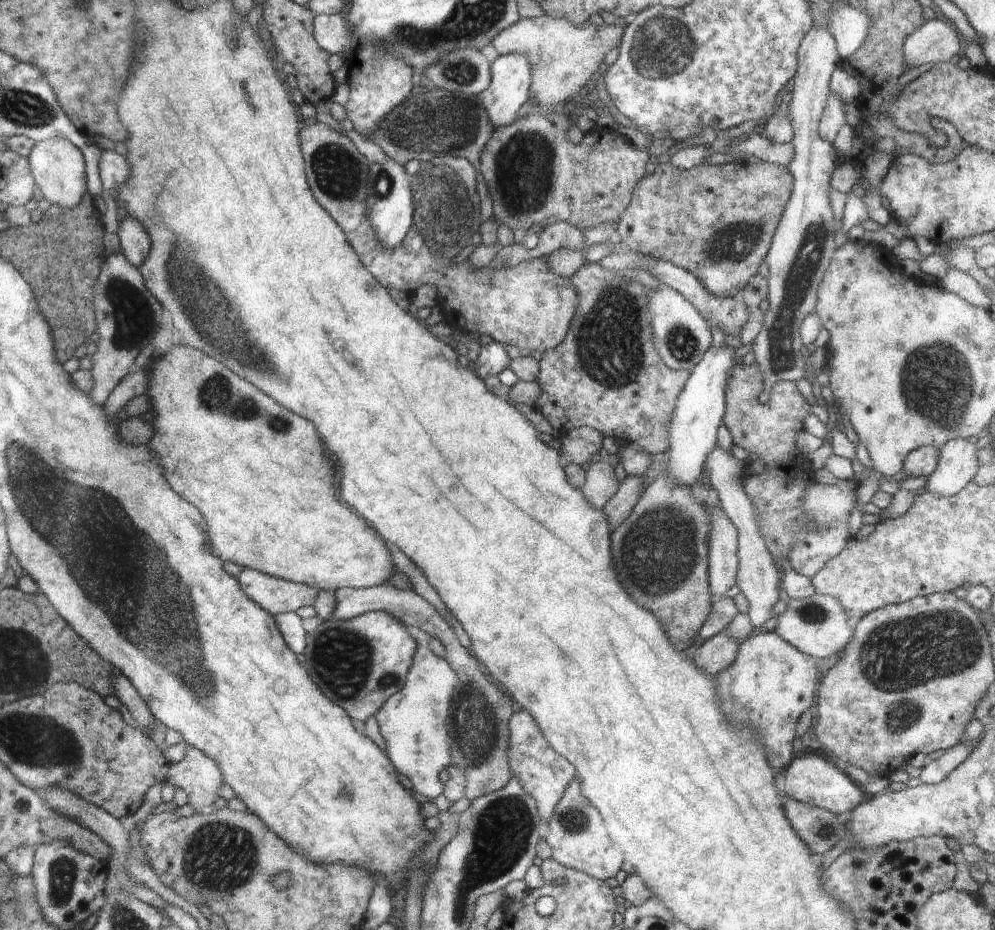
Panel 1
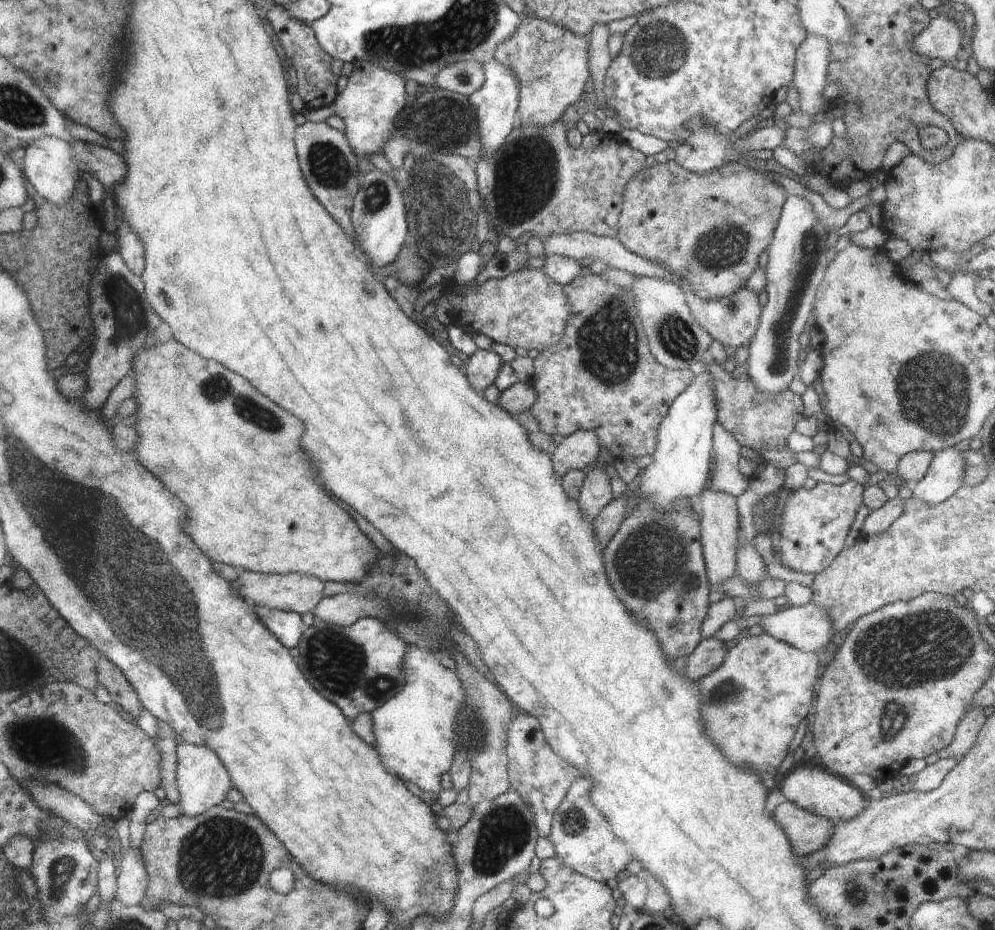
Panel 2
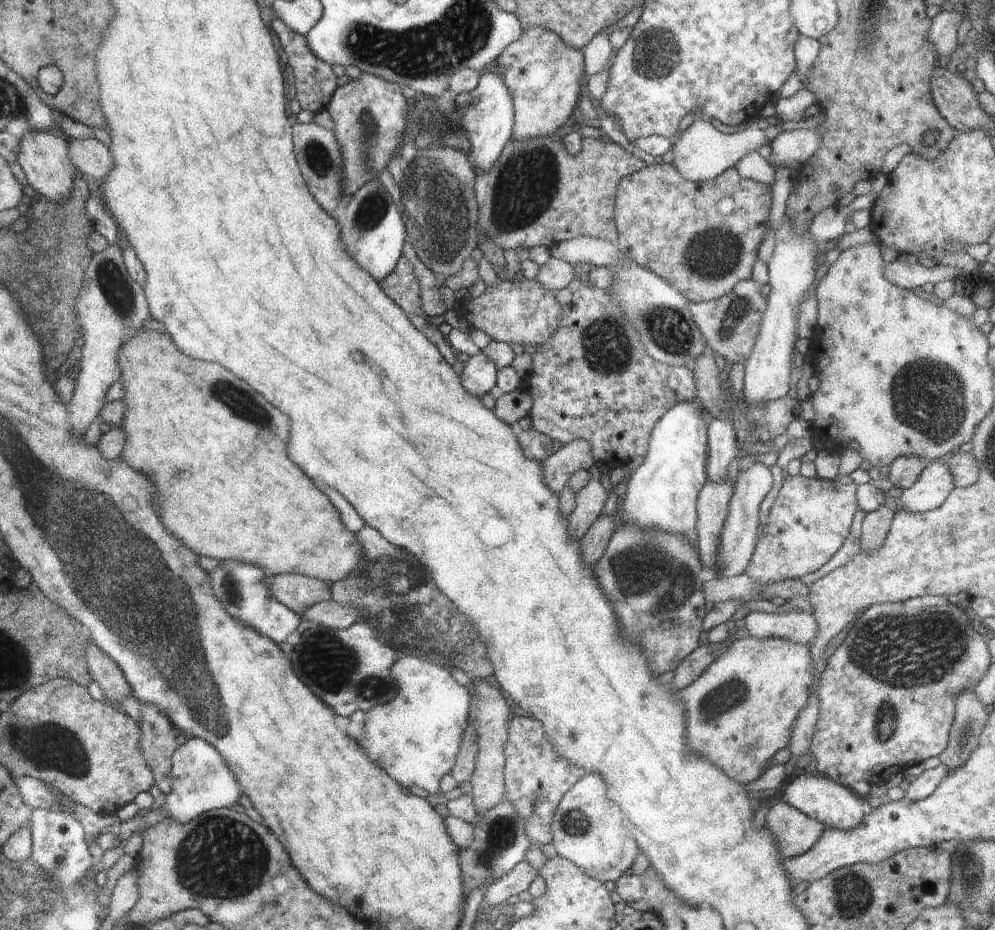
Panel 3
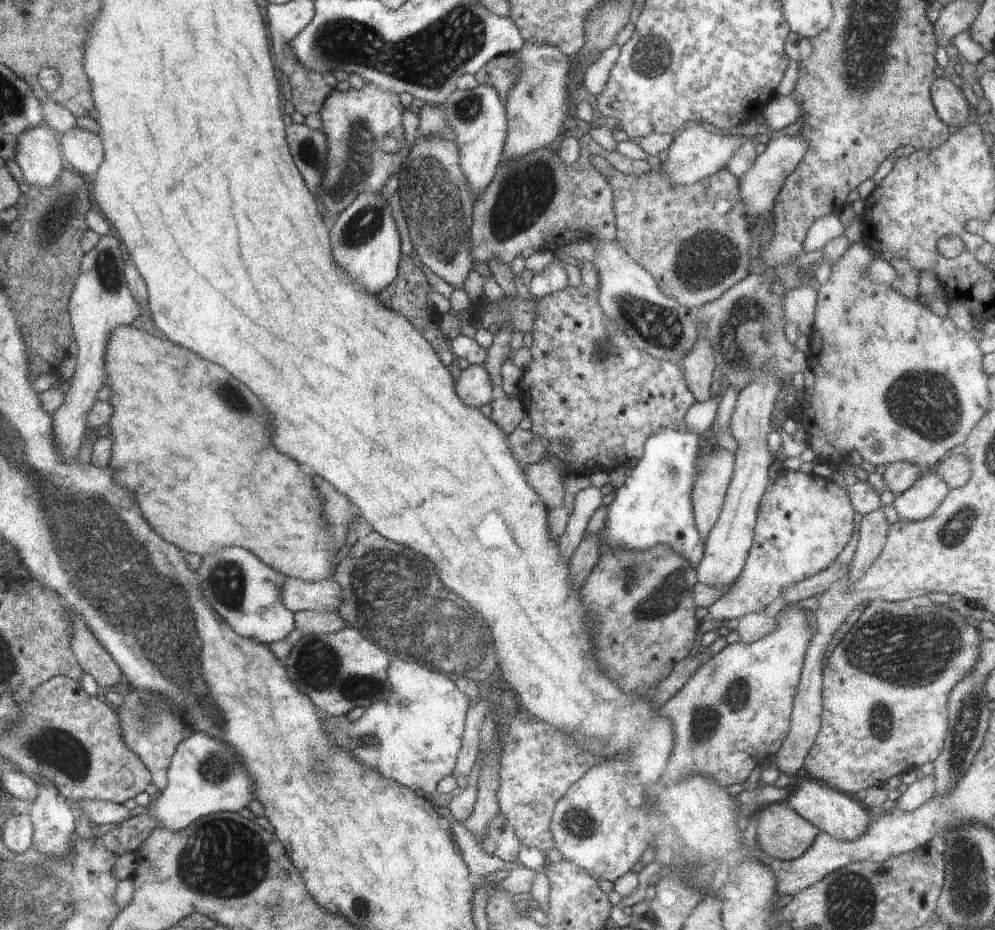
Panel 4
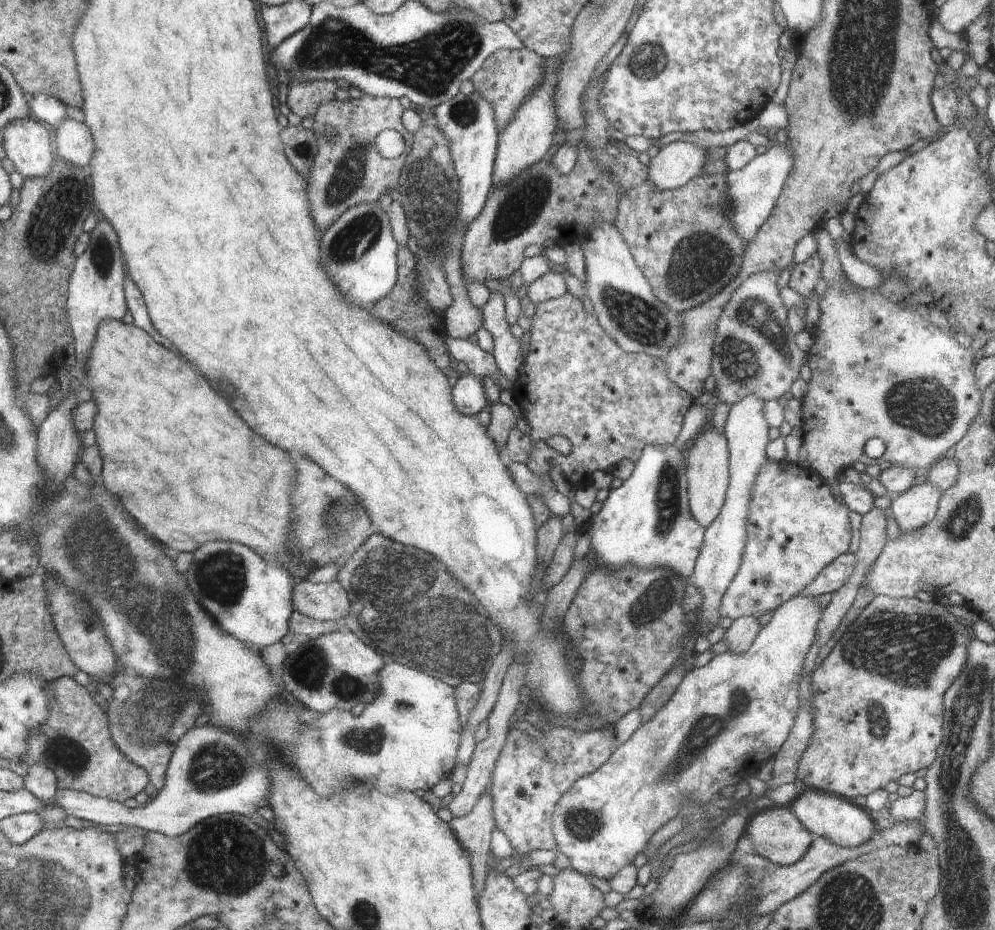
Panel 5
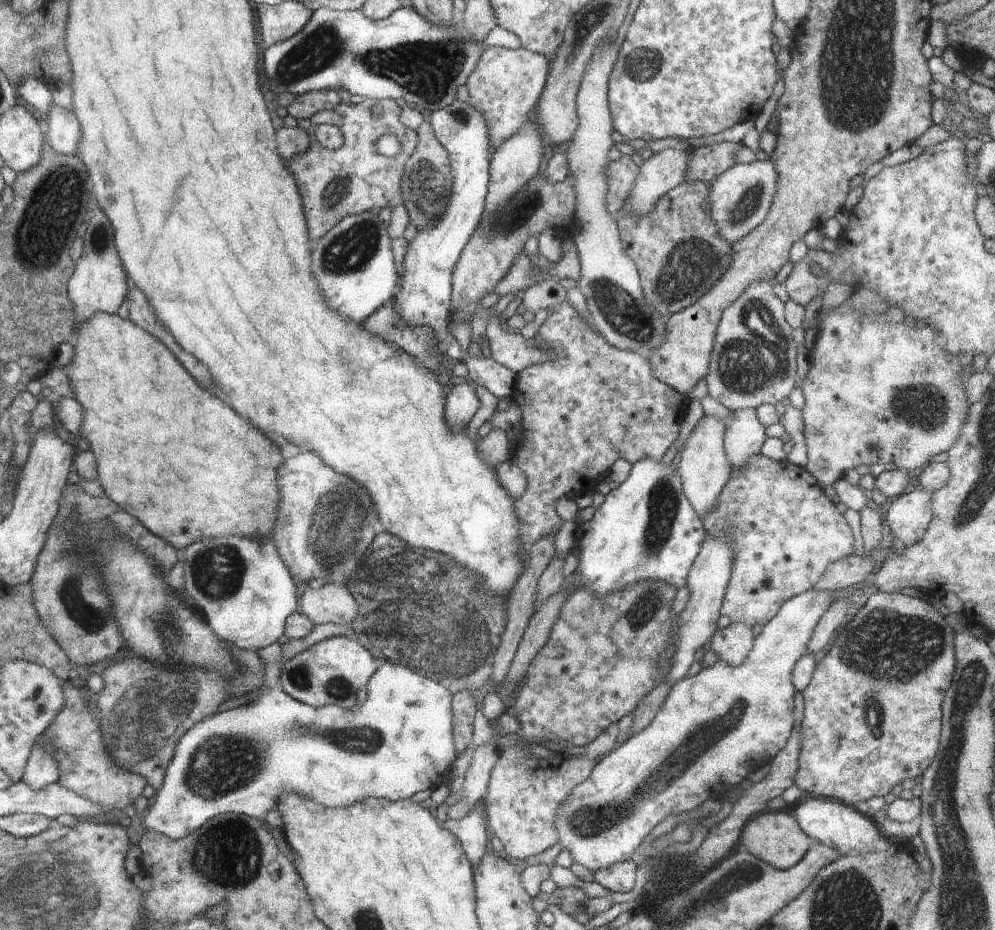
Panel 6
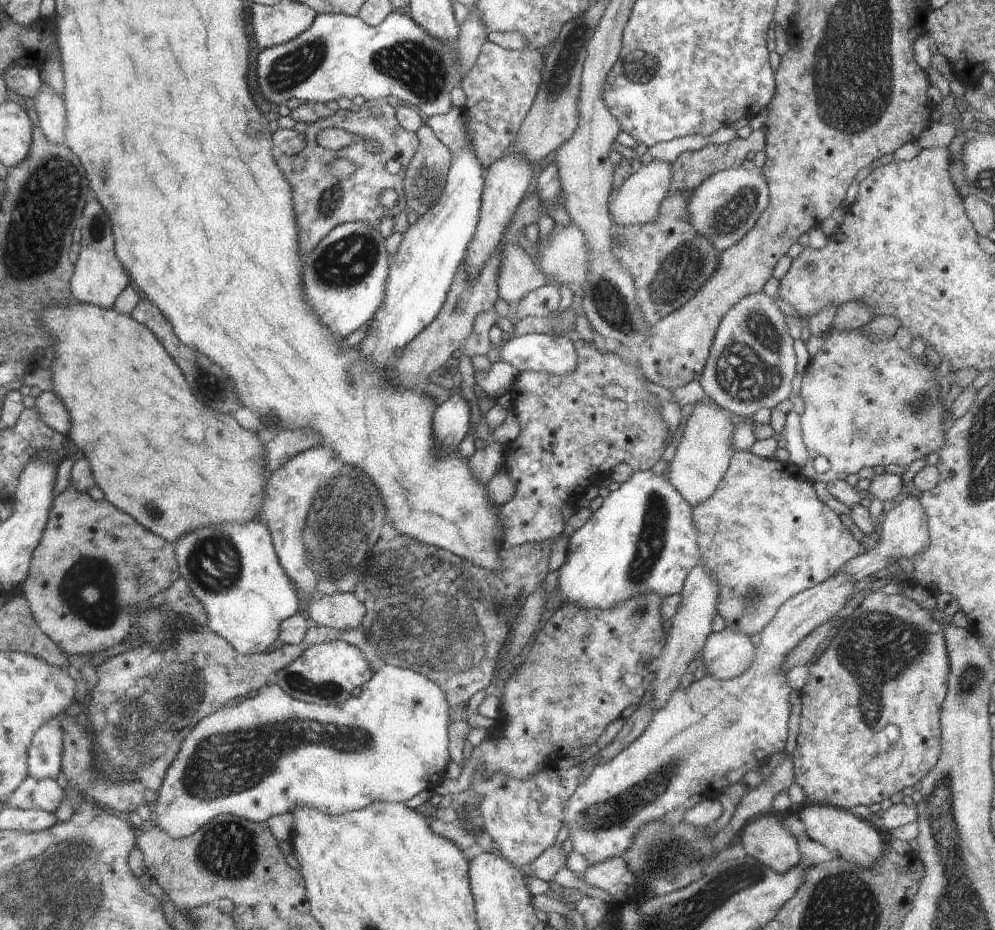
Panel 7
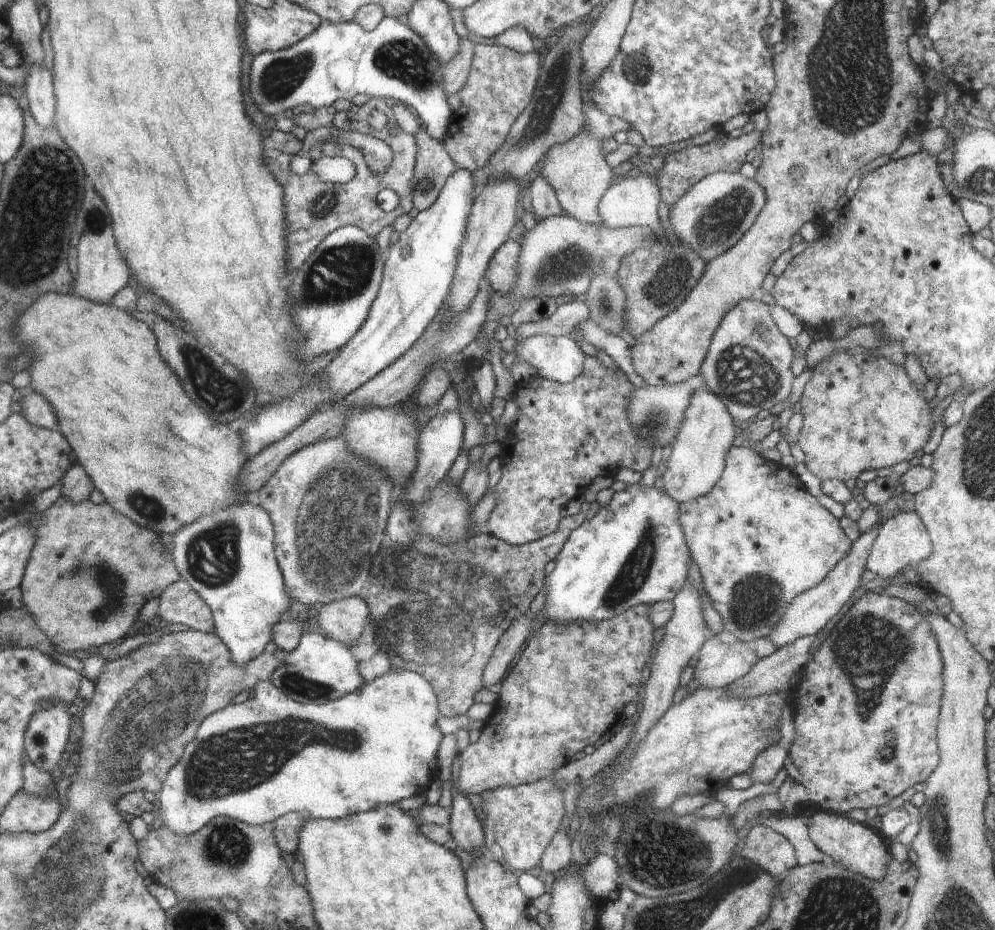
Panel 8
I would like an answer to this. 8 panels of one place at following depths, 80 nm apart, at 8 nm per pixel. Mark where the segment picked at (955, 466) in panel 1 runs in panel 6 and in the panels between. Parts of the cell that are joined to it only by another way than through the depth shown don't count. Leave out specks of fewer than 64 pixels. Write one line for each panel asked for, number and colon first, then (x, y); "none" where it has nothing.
2: (945, 476)
3: (935, 482)
4: (918, 502)
5: (917, 506)
6: (908, 517)

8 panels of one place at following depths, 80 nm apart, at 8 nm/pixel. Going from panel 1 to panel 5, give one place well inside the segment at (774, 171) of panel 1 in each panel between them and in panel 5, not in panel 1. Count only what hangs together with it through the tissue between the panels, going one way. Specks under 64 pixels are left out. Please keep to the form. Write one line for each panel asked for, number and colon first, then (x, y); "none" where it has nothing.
2: (709, 229)
3: (702, 237)
4: (694, 238)
5: (682, 241)

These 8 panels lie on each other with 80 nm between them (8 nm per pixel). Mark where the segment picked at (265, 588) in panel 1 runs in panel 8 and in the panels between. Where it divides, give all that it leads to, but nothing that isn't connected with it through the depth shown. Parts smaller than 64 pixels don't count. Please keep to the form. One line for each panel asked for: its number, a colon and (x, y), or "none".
2: (296, 592)
3: (298, 592)
4: (299, 595)
5: (320, 601)
6: (332, 603)
7: (346, 611)
8: (343, 620)

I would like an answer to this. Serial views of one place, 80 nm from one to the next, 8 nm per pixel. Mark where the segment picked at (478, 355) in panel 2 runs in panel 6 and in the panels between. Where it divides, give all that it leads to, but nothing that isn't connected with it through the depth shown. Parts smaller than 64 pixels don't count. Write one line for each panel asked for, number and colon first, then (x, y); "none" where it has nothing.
3: (479, 376)
4: (474, 387)
5: (468, 395)
6: (462, 402)

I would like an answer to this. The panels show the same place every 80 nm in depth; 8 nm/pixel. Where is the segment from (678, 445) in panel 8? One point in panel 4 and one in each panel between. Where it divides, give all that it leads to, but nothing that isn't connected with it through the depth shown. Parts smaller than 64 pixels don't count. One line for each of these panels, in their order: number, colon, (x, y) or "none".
4: (715, 467)
5: (707, 459)
6: (703, 467)
7: (702, 456)

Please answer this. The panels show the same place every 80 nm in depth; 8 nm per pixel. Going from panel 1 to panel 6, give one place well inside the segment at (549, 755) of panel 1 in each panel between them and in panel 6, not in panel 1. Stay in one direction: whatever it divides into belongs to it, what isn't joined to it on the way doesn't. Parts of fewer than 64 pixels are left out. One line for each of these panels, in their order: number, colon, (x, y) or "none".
2: (535, 771)
3: (536, 776)
4: (538, 763)
5: (526, 783)
6: (520, 806)

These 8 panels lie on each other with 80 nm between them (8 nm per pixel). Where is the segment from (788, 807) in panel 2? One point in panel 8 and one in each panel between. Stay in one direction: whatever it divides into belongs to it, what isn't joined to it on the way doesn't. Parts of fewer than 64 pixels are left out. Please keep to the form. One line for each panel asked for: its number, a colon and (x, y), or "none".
3: (795, 833)
4: (781, 833)
5: (776, 834)
6: (773, 836)
7: (767, 839)
8: (773, 852)

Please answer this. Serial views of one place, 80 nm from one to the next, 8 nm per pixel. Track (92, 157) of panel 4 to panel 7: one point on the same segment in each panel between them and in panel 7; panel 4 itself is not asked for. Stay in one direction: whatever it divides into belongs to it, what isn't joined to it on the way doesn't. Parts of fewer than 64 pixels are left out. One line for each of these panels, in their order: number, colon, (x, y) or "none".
5: (73, 143)
6: (63, 132)
7: (48, 109)

